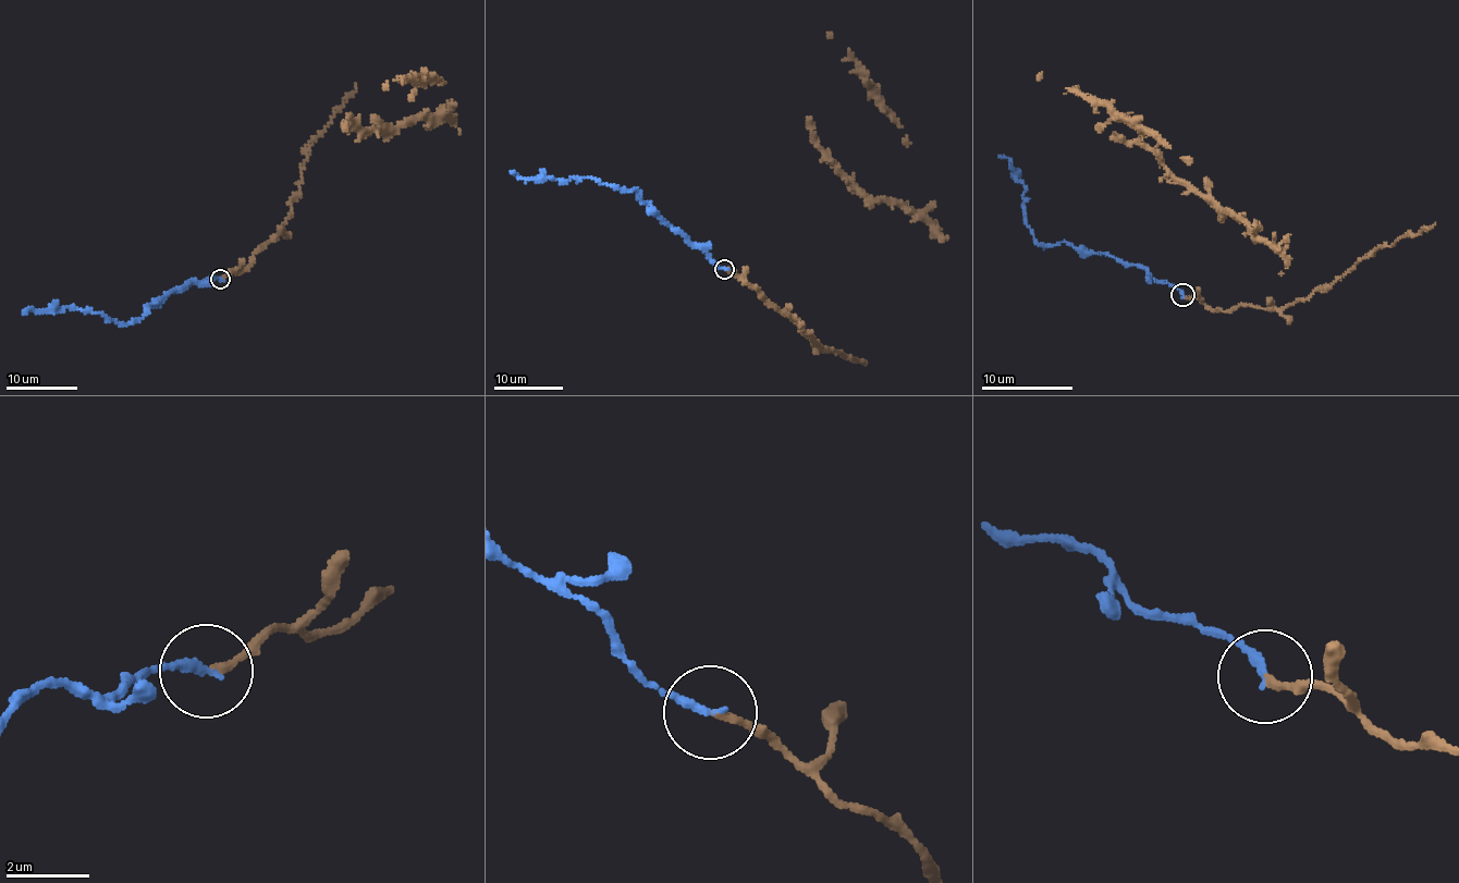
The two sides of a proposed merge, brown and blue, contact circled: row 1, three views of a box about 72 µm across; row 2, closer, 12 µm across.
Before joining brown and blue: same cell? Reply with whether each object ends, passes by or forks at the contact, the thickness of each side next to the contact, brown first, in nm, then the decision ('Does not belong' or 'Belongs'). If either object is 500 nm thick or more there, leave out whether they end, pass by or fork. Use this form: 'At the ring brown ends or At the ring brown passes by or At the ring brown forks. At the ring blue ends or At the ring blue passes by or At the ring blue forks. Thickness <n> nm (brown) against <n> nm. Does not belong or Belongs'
At the ring brown ends. At the ring blue ends. Thickness 170 nm (brown) against 200 nm. Belongs

